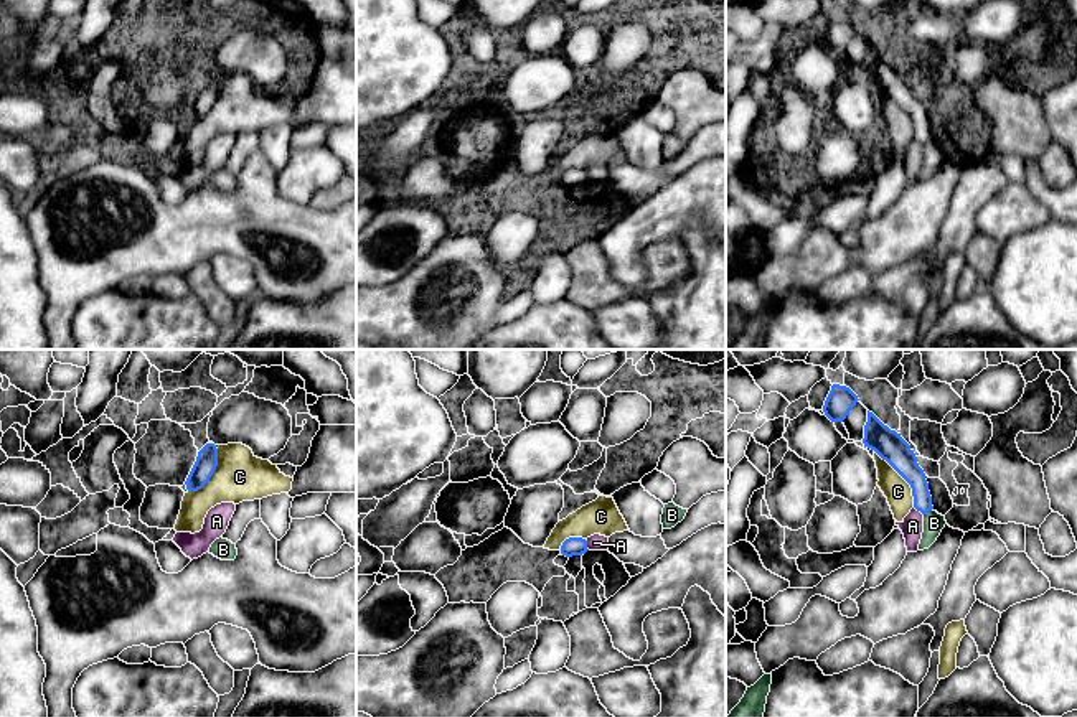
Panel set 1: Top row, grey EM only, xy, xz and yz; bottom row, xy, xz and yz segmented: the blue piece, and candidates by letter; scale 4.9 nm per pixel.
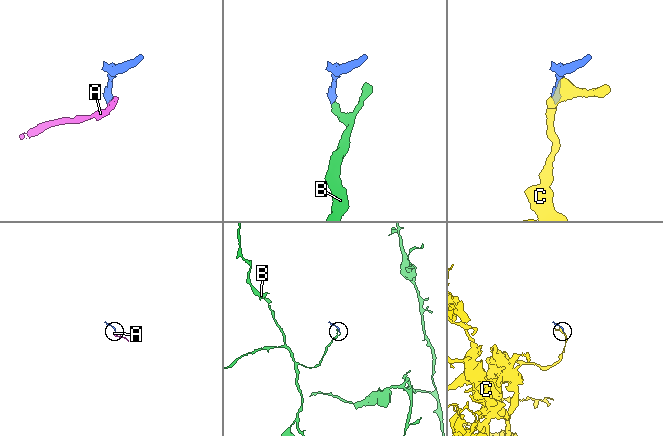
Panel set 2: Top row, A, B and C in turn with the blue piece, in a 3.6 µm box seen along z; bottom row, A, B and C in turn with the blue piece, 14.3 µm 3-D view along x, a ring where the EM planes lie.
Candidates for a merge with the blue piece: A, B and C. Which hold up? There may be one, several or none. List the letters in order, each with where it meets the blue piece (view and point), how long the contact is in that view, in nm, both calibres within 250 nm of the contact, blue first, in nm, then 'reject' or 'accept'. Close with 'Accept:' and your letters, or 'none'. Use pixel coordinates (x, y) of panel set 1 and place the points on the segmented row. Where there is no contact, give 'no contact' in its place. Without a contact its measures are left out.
A: contact xz (586, 544); length 60 nm; calibres 100 and 80 nm; reject
B: contact yz (927, 511); length 60 nm; calibres 110 and 100 nm; reject
C: contact yz (902, 477); length 340 nm; calibres 150 and 130 nm; reject
Accept: none

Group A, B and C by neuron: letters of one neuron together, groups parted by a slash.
A / B / C

